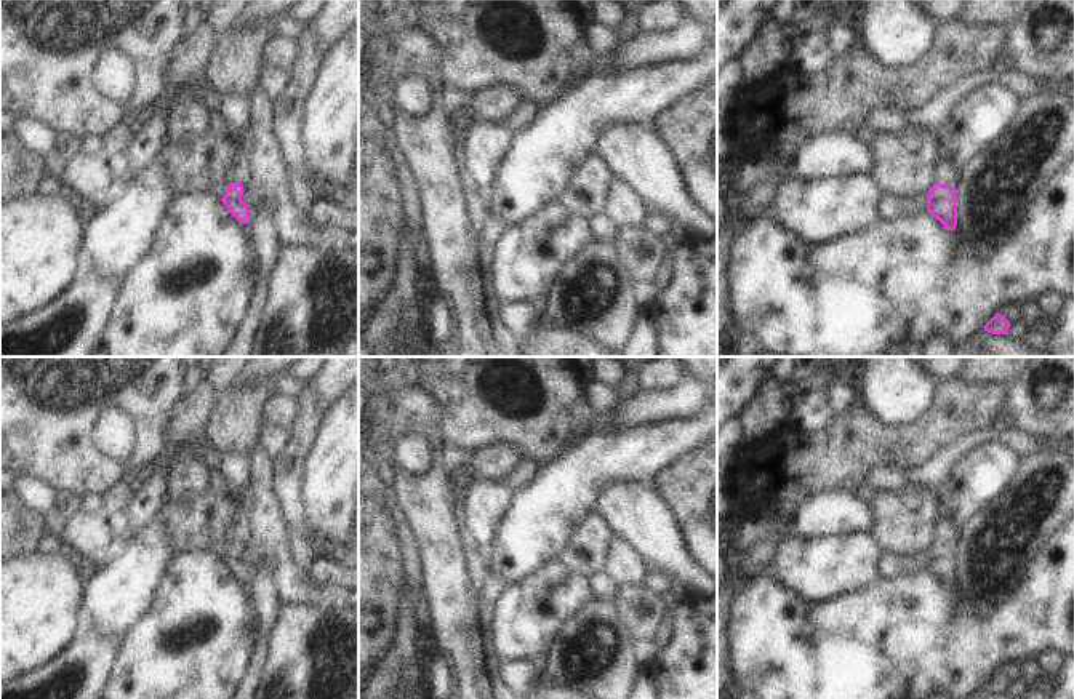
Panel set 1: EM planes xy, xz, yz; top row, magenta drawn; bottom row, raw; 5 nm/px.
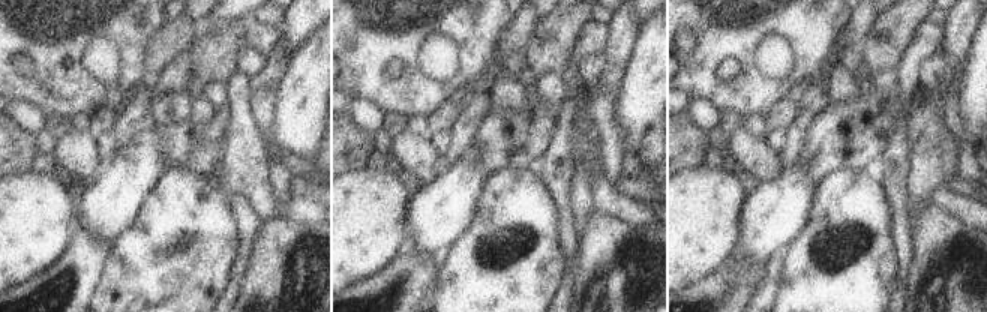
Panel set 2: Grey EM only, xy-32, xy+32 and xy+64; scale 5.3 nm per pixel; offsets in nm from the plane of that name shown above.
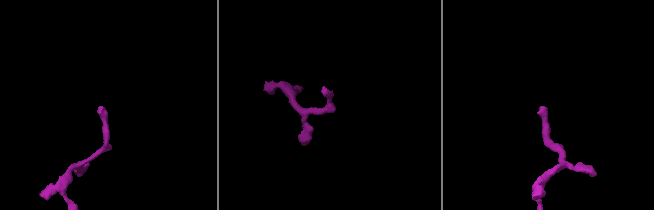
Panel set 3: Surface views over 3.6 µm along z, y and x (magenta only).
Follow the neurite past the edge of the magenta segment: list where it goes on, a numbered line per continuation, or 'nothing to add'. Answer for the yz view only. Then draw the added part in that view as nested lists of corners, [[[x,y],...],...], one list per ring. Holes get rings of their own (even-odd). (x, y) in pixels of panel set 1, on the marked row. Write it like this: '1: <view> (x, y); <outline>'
1: yz (945, 173); [[[936,160],[936,170],[935,170],[935,182],[938,184],[948,184],[951,187],[957,187],[957,181],[960,178],[960,171],[957,171],[951,160]]]

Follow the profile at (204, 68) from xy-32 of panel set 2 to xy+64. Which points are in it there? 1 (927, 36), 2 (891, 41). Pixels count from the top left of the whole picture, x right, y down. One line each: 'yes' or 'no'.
1: no
2: yes

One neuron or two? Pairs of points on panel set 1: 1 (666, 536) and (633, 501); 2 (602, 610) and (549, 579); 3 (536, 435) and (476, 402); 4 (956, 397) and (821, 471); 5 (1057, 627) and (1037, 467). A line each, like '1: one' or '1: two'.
1: one
2: two
3: one
4: one
5: two

